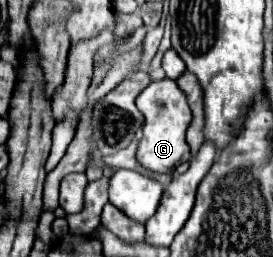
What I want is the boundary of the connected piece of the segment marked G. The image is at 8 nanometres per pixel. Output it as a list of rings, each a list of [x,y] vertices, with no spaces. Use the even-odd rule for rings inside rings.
[[[170,78],[152,82],[150,86],[146,86],[140,92],[140,96],[136,98],[136,106],[144,114],[144,136],[138,144],[136,160],[146,170],[158,172],[158,174],[174,172],[180,164],[188,162],[190,160],[190,148],[184,140],[184,134],[186,134],[186,128],[192,120],[192,112],[188,108],[184,92],[180,92],[176,82]]]

